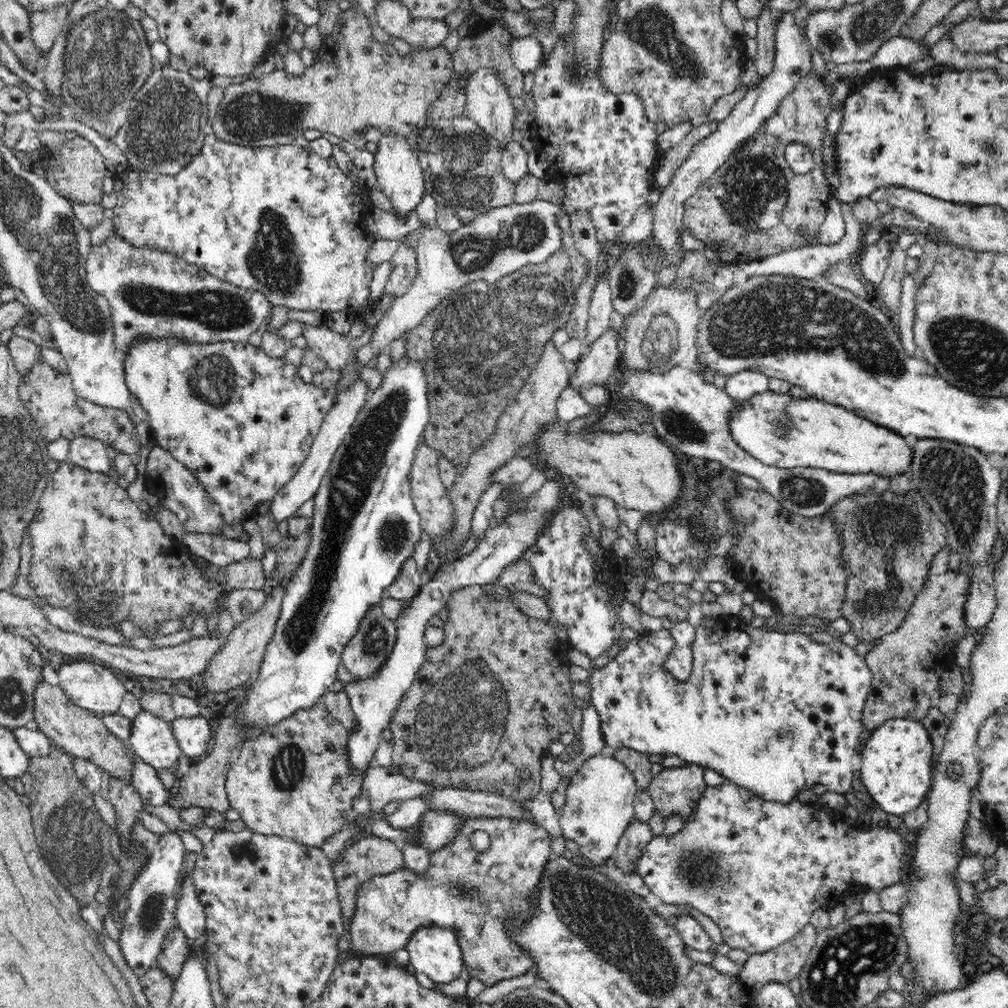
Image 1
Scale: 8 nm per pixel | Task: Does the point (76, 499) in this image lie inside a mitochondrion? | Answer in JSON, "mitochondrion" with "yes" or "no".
{"mitochondrion":"no"}

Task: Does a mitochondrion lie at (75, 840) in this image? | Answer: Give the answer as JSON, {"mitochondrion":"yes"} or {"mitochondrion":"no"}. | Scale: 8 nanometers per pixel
{"mitochondrion":"yes"}

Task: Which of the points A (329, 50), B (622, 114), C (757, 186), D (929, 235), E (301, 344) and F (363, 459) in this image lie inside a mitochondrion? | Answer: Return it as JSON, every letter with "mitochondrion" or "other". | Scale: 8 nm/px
{"A":"other","B":"other","C":"mitochondrion","D":"other","E":"other","F":"mitochondrion"}

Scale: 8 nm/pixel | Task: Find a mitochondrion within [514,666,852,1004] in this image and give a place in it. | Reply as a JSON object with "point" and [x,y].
{"point":[609,923]}

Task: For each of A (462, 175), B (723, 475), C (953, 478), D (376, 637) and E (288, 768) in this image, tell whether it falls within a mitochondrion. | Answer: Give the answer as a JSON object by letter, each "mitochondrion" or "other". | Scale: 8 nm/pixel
{"A":"mitochondrion","B":"other","C":"mitochondrion","D":"mitochondrion","E":"mitochondrion"}

